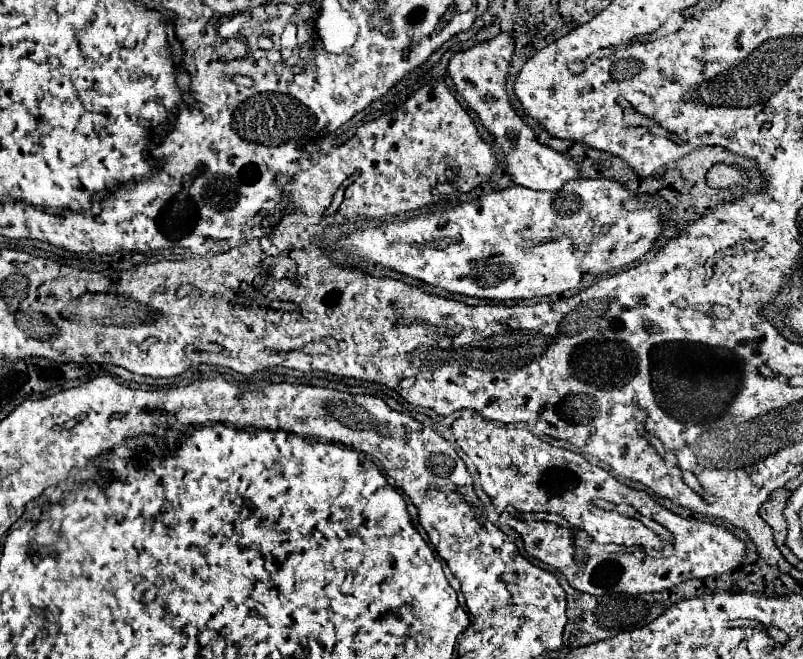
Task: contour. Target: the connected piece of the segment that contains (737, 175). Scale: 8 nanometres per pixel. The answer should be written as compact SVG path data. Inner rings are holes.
M714 165L708 171L708 185L718 187L718 189L728 189L734 185L744 185L744 175L740 169L728 167L728 165Z

